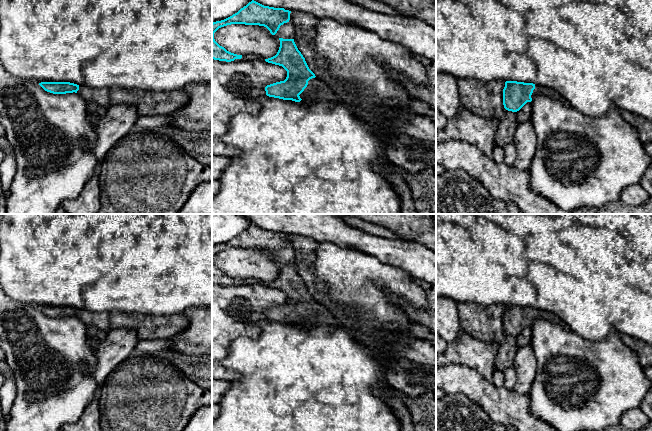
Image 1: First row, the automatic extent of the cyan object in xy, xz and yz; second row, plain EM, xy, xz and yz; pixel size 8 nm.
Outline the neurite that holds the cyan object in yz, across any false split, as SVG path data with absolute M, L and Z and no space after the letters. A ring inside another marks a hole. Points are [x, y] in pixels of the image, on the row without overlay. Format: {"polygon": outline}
{"polygon": "M506 305L503 313L503 329L508 335L517 336L527 326L531 326L536 320L544 319L555 324L561 324L562 320L555 314L517 305Z"}

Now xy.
{"polygon": "M41 306L39 309L47 316L53 318L77 317L87 327L94 327L97 330L109 332L112 330L110 323L110 313L103 311L92 312L87 309L77 309L70 306Z"}

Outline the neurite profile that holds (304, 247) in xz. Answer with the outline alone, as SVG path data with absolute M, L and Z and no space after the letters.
M297 234L291 235L289 246L295 253L294 266L305 282L309 293L316 301L330 308L340 321L350 327L357 327L357 323L347 320L344 314L339 312L335 305L328 300L328 287L315 275L314 262L318 242L308 236Z

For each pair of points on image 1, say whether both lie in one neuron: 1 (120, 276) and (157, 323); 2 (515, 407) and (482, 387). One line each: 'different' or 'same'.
1: different
2: same

